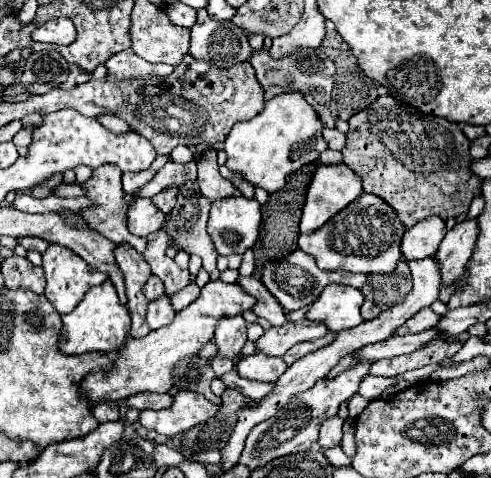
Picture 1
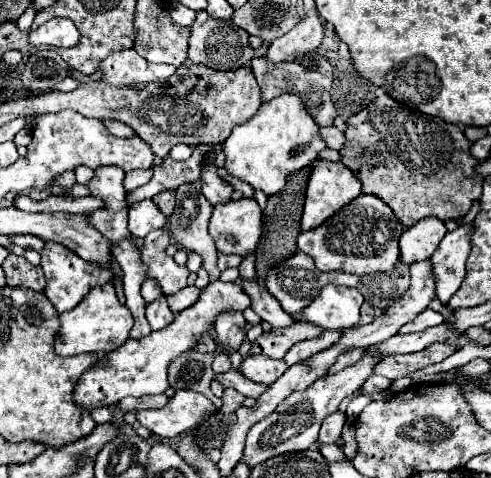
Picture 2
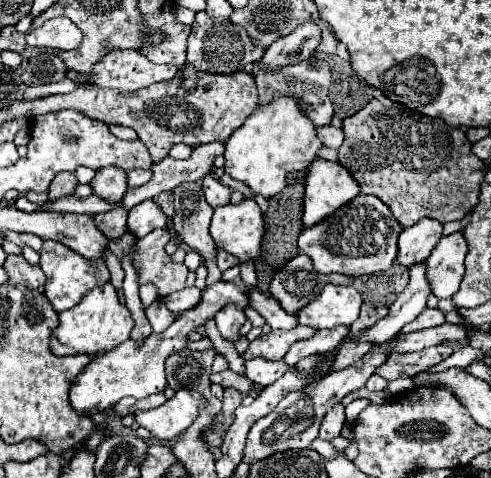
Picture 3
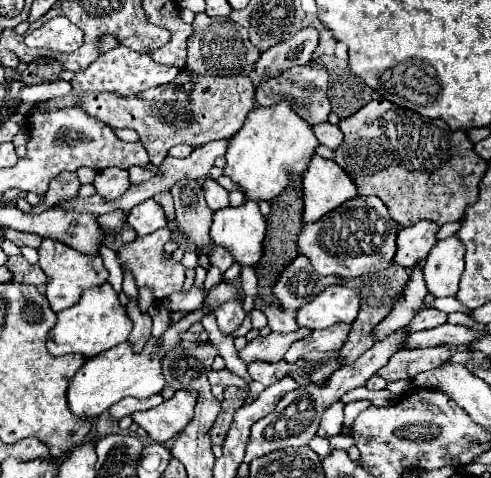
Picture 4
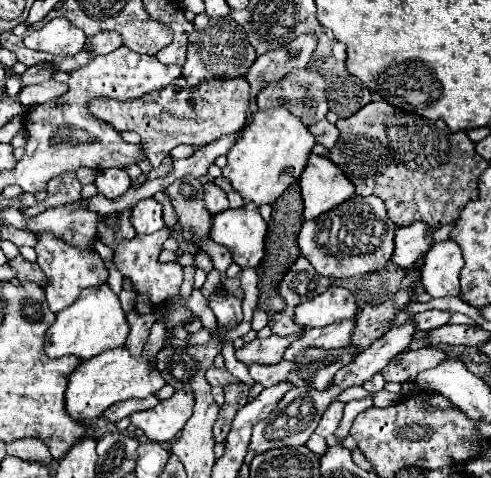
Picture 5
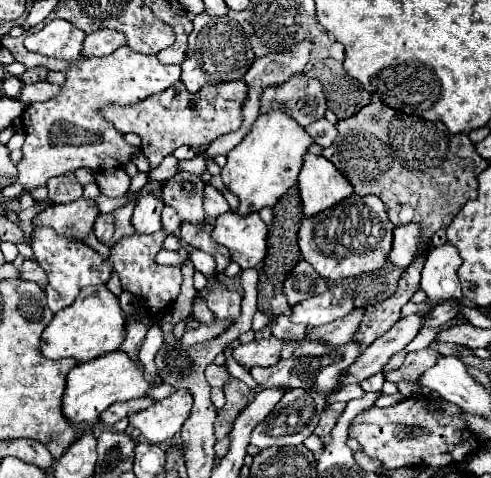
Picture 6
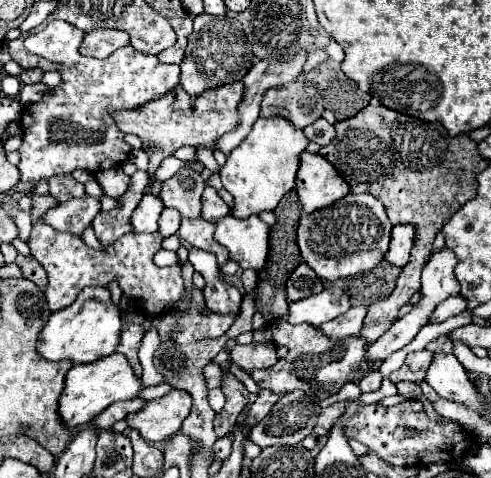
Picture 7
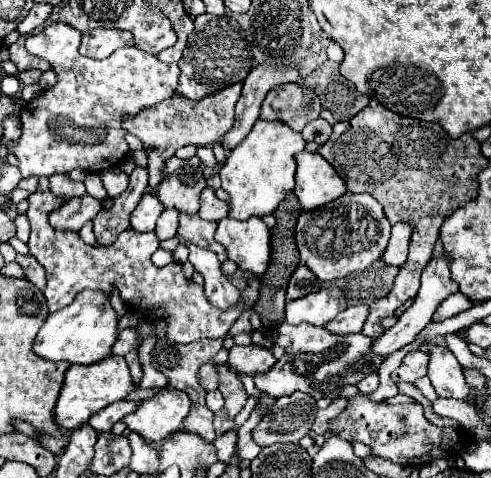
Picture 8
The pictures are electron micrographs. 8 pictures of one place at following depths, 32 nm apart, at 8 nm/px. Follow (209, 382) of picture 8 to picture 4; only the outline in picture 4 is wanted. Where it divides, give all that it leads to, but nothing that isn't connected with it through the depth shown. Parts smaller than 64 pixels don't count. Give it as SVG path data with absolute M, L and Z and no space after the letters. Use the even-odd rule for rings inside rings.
M220 370L220 372L210 372L210 376L208 376L208 380L210 380L210 384L220 384L220 386L236 386L236 388L240 388L240 390L248 390L248 382L244 380L244 378L240 378L240 376L236 376L236 374L232 374L230 370Z

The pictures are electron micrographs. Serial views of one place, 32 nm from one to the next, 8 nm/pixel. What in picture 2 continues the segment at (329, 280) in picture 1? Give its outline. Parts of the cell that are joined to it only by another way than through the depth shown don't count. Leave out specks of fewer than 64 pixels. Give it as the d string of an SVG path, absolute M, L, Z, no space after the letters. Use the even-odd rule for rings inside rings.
M296 252L290 258L286 258L284 262L272 266L266 274L266 288L268 292L282 304L282 308L288 314L294 314L302 308L306 308L310 302L316 300L316 296L320 294L320 290L326 284L342 284L342 286L360 286L362 284L362 276L358 274L348 274L348 272L320 272L314 266L312 256L304 254L304 252Z

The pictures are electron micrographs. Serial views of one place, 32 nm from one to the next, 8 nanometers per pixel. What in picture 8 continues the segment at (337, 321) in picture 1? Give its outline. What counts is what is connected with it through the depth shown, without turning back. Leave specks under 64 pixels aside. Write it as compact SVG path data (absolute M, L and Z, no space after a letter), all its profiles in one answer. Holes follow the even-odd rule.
M330 286L304 296L300 300L292 300L286 304L286 322L288 324L302 324L308 322L312 326L322 326L334 320L340 312L348 308L346 296L340 288Z

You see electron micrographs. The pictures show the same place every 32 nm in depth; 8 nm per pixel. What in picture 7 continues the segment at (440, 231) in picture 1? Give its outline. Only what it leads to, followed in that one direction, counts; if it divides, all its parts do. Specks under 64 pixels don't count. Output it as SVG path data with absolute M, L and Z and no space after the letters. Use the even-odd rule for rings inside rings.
M414 224L394 226L392 228L392 244L390 244L386 260L398 268L404 268L408 264L414 240L416 240L416 226Z

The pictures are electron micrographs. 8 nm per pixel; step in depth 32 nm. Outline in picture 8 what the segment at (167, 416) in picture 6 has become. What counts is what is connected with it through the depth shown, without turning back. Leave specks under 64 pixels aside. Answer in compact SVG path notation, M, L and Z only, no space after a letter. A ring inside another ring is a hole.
M166 388L162 394L144 400L136 412L124 416L124 422L128 430L138 432L144 440L160 442L166 440L172 432L178 432L188 412L188 394L176 388Z

